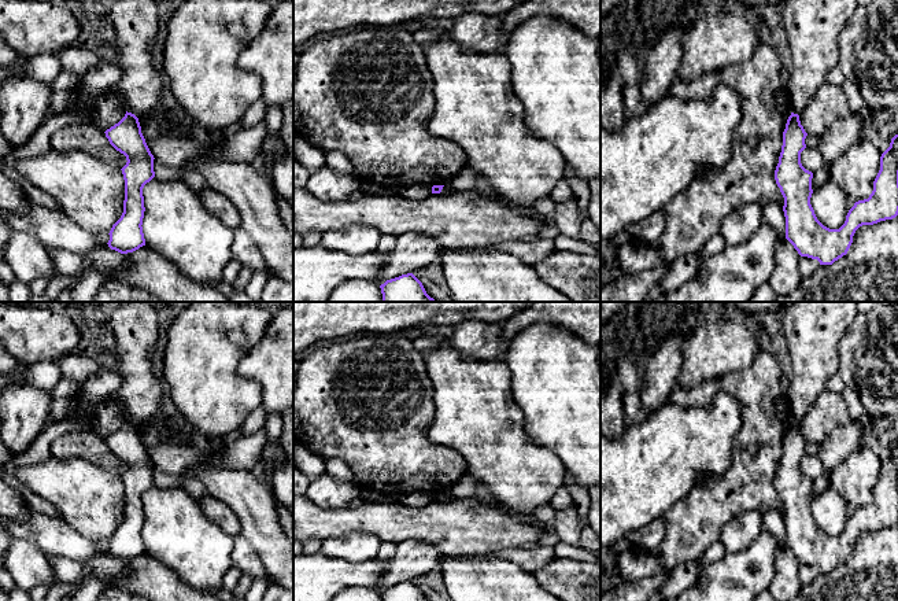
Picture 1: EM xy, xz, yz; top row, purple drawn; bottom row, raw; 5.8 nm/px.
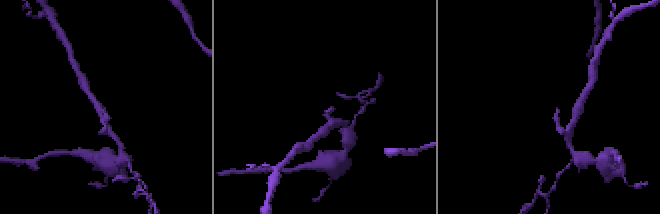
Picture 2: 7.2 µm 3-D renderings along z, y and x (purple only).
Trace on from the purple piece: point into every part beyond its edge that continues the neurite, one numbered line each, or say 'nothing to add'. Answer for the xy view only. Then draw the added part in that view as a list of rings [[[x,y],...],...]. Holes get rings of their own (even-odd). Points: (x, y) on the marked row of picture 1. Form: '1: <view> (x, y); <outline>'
nothing to add

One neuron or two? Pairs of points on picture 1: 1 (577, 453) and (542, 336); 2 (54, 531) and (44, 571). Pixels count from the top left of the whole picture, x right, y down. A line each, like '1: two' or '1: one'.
1: one
2: two

